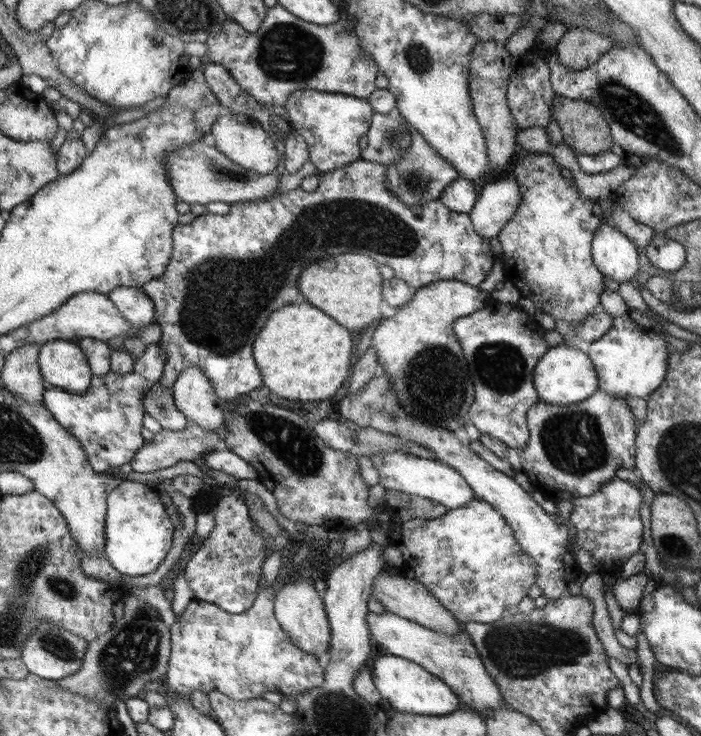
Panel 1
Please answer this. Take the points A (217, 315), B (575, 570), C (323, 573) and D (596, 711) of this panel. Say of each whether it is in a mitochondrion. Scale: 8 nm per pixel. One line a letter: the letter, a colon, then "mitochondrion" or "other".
A: mitochondrion
B: other
C: other
D: other

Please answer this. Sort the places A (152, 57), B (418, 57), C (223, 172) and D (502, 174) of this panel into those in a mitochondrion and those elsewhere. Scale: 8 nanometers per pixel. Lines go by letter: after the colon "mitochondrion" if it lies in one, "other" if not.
A: other
B: mitochondrion
C: mitochondrion
D: other

